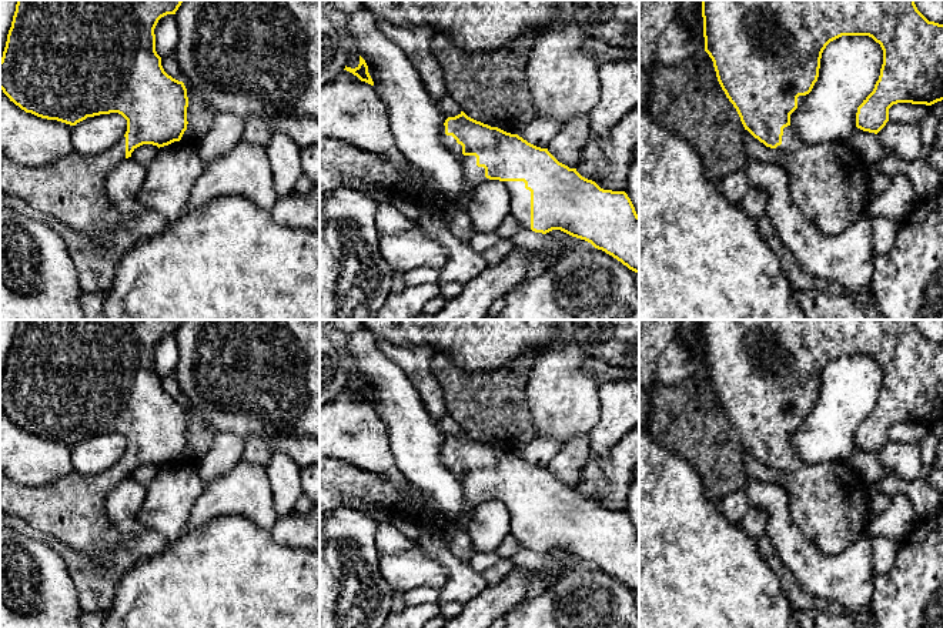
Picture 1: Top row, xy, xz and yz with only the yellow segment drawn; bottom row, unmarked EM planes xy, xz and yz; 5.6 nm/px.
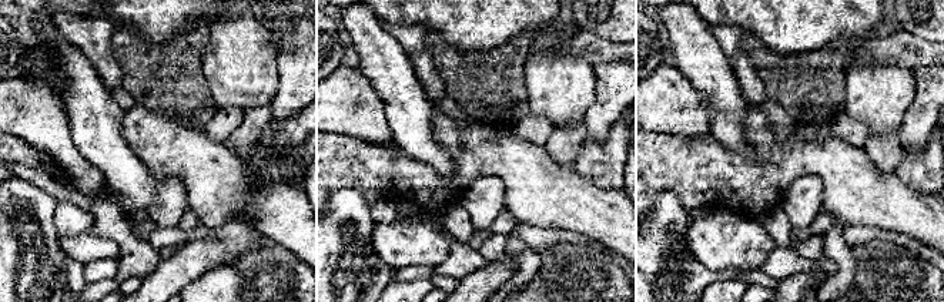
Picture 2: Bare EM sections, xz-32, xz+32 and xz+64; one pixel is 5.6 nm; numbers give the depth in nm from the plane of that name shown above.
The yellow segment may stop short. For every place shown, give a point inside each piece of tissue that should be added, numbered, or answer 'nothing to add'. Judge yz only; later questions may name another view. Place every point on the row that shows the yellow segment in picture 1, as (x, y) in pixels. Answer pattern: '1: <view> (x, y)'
1: yz (829, 183)

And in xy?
1: xy (72, 190)

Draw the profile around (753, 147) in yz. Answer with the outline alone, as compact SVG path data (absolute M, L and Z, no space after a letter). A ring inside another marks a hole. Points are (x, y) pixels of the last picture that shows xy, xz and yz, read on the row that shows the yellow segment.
M745 130L745 151L749 158L768 161L785 168L783 154L776 148L766 147L763 143L755 138L748 130Z

